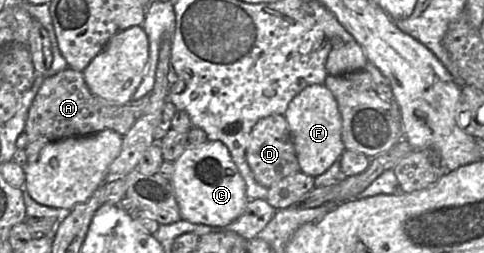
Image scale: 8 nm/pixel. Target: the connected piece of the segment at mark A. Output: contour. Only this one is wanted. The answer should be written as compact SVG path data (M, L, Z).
M68 67L44 80L29 108L24 130L28 135L25 147L28 161L35 162L45 144L67 137L93 135L105 129L112 129L124 136L140 118L149 102L147 94L124 105L107 103L90 91L82 72Z

